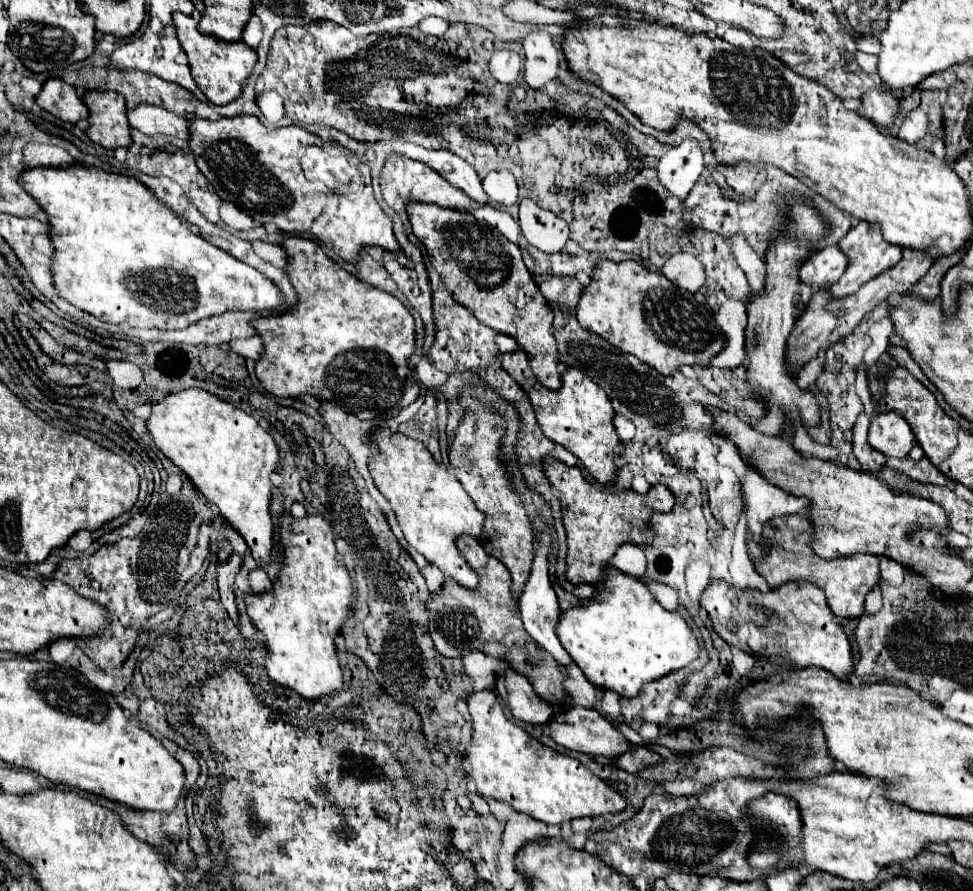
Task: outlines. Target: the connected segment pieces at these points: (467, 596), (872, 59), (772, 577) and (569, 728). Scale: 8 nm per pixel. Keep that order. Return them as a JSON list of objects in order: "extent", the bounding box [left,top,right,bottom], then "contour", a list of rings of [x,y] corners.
[{"extent":[429,535,571,705],"contour":[[[461,535],[457,539],[457,547],[465,555],[467,563],[479,573],[479,587],[471,591],[467,587],[461,587],[453,579],[447,579],[443,591],[429,601],[429,611],[431,611],[429,633],[433,637],[437,651],[445,657],[463,657],[471,649],[471,651],[485,651],[487,655],[509,661],[513,669],[529,677],[537,695],[541,695],[551,705],[563,705],[565,699],[571,699],[571,695],[563,689],[567,673],[525,631],[519,617],[517,599],[511,591],[513,579],[507,567],[501,565],[497,559],[493,559],[475,537]]]},{"extent":[855,51,877,73],"contour":[[[863,51],[855,53],[855,61],[857,65],[865,71],[865,73],[875,73],[875,65],[877,65],[877,57],[875,55],[867,55]]]},{"extent":[749,515,881,619],"contour":[[[785,515],[769,521],[765,525],[765,535],[771,541],[771,553],[767,559],[761,557],[759,547],[749,541],[749,555],[753,557],[755,569],[759,575],[765,577],[771,589],[777,589],[783,583],[789,581],[807,581],[817,587],[821,587],[827,595],[827,603],[831,611],[839,619],[859,619],[865,613],[865,597],[869,591],[873,591],[879,581],[881,581],[881,571],[879,571],[879,557],[873,555],[853,555],[845,559],[821,559],[811,551],[811,541],[815,535],[813,523],[809,515]]]},{"extent":[547,707,629,759],"contour":[[[569,707],[567,711],[555,713],[551,721],[547,721],[547,731],[549,731],[549,737],[557,745],[563,745],[565,749],[587,753],[587,755],[605,755],[613,759],[629,749],[629,741],[617,729],[613,729],[613,725],[603,715],[599,715],[595,709]]]}]

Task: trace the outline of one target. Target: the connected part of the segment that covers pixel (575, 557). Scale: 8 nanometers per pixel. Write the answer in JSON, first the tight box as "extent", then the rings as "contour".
{"extent":[543,457,675,585],"contour":[[[545,457],[543,467],[549,475],[553,491],[559,493],[563,505],[563,521],[569,545],[565,575],[573,585],[597,583],[605,575],[611,557],[623,543],[649,545],[653,541],[653,531],[649,529],[647,521],[651,515],[667,513],[675,505],[675,497],[665,485],[653,485],[647,495],[639,495],[635,491],[625,491],[619,495],[597,489],[581,475],[579,467],[567,467],[555,457]]]}

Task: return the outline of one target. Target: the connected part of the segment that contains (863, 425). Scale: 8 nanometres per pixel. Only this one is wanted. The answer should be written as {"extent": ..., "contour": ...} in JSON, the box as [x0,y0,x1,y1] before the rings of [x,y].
{"extent":[853,411,887,473],"contour":[[[863,411],[853,427],[853,453],[859,459],[859,463],[863,465],[863,471],[873,473],[873,471],[879,471],[885,467],[887,457],[873,451],[873,447],[869,447],[867,433],[869,433],[869,415]]]}

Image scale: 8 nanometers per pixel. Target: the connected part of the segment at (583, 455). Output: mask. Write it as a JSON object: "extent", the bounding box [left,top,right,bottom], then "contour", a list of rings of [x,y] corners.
{"extent":[499,349,621,485],"contour":[[[519,349],[515,353],[503,353],[499,359],[503,369],[527,391],[535,407],[541,431],[551,441],[573,451],[599,483],[613,485],[619,469],[615,459],[619,457],[617,447],[621,445],[621,439],[613,425],[613,417],[615,417],[613,405],[609,403],[609,395],[603,391],[603,387],[597,387],[597,383],[589,381],[589,377],[581,369],[569,369],[561,377],[563,381],[561,389],[549,391],[547,387],[537,383],[537,377],[529,367],[529,355],[525,355],[525,351]]]}

